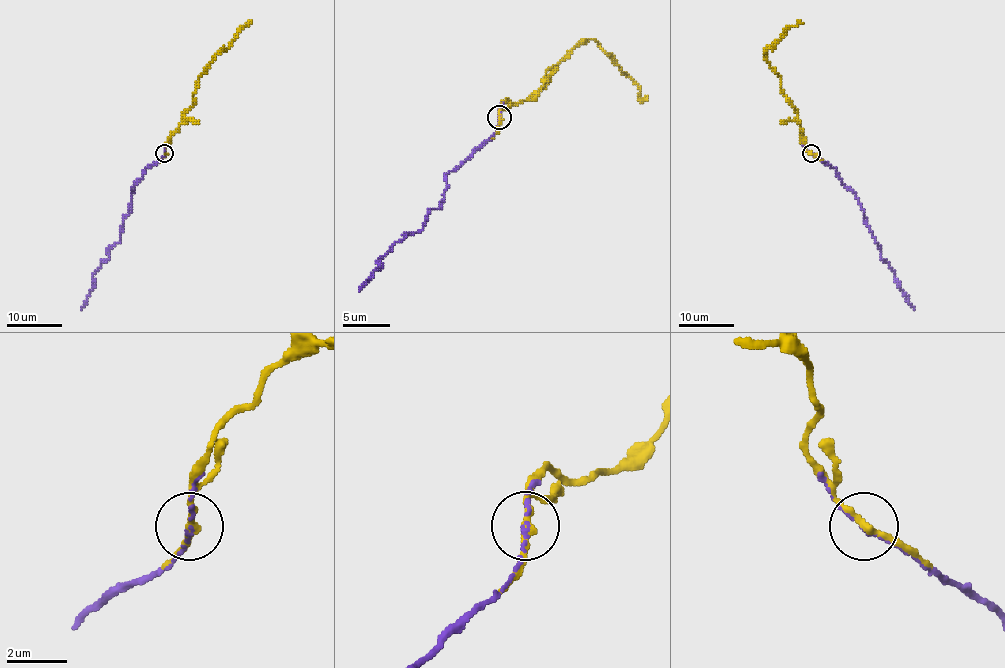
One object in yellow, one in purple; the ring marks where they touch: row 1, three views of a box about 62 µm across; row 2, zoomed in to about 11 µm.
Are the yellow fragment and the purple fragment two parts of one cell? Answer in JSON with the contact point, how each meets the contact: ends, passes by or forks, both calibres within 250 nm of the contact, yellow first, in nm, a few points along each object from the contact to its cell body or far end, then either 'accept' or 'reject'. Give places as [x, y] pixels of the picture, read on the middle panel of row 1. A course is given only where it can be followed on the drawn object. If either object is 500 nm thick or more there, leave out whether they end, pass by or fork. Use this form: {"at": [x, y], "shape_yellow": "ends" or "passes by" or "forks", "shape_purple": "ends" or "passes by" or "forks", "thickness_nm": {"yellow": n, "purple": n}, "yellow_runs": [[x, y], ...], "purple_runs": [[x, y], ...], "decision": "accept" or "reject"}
{"at": [499, 117], "shape_yellow": "passes by", "shape_purple": "passes by", "thickness_nm": {"yellow": 240, "purple": 80}, "yellow_runs": [[498, 117], [505, 100], [527, 100], [546, 84], [550, 67], [590, 39], [640, 95], [647, 95]], "purple_runs": [[498, 117], [498, 129], [446, 176], [444, 192], [423, 228], [404, 235], [380, 258], [359, 291]], "decision": "accept"}

